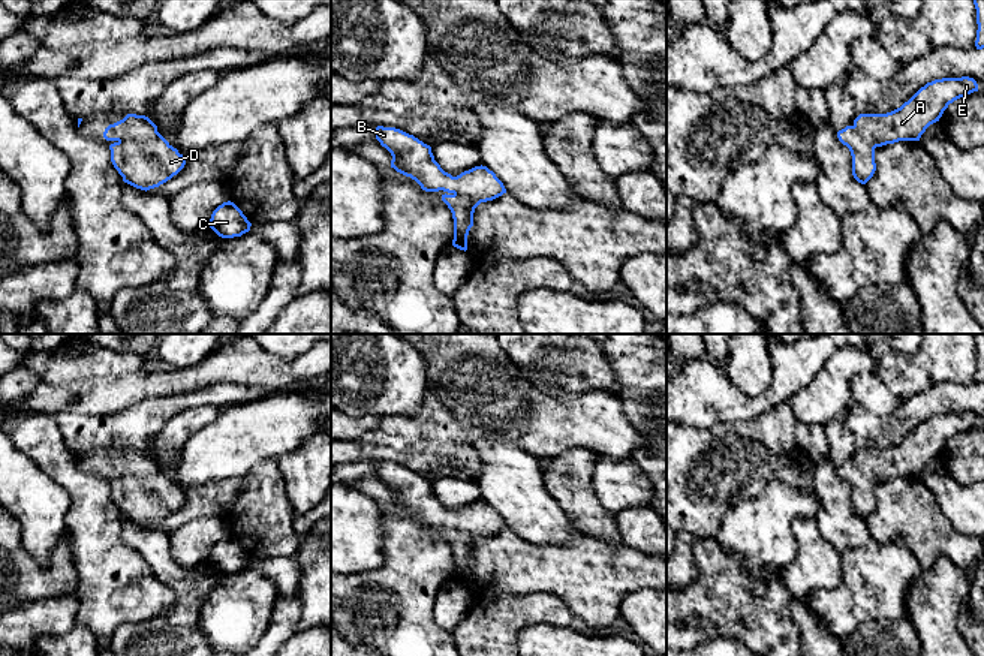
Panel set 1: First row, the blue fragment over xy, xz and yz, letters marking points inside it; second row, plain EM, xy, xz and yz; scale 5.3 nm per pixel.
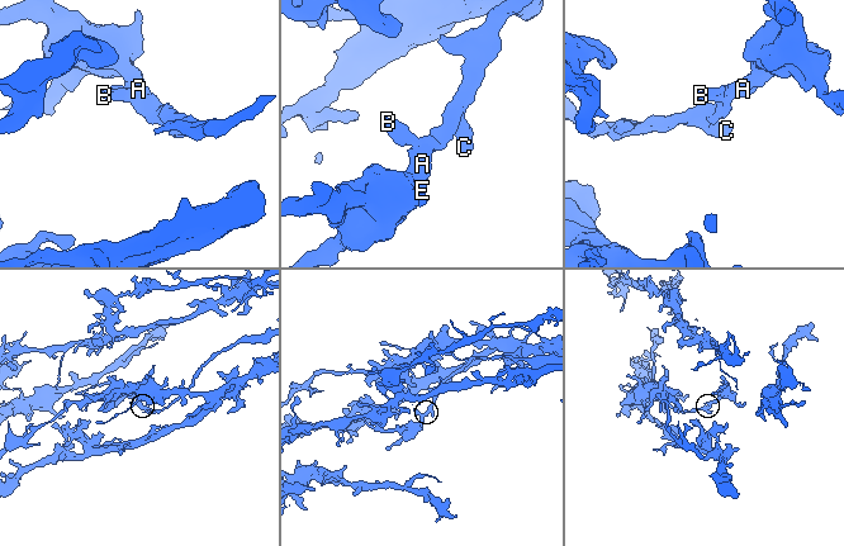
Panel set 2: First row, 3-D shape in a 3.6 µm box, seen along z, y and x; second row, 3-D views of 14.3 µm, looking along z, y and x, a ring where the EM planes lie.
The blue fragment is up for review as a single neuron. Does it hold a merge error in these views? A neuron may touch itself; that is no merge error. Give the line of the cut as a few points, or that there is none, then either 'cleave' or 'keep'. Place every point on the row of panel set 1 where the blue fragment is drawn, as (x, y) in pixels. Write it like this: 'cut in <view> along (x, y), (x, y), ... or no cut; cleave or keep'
no cut; keep

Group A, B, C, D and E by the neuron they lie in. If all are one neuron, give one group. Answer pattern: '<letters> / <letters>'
A B C D E

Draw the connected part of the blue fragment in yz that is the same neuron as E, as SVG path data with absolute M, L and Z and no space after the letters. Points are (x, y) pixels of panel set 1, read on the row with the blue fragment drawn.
M942 78L927 82L921 87L908 102L900 108L887 114L860 114L852 126L837 132L839 141L846 145L852 156L852 175L854 178L866 184L876 171L875 148L899 141L920 141L926 129L939 121L944 111L954 100L965 97L974 91L978 91L978 84L974 78Z

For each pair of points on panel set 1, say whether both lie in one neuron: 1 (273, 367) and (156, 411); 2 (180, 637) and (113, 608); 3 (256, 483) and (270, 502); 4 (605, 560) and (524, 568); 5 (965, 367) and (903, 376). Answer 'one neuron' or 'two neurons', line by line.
1: two neurons
2: two neurons
3: one neuron
4: one neuron
5: one neuron

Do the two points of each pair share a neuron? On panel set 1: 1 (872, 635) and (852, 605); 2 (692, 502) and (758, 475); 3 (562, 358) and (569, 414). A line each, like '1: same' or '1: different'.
1: different
2: same
3: different

